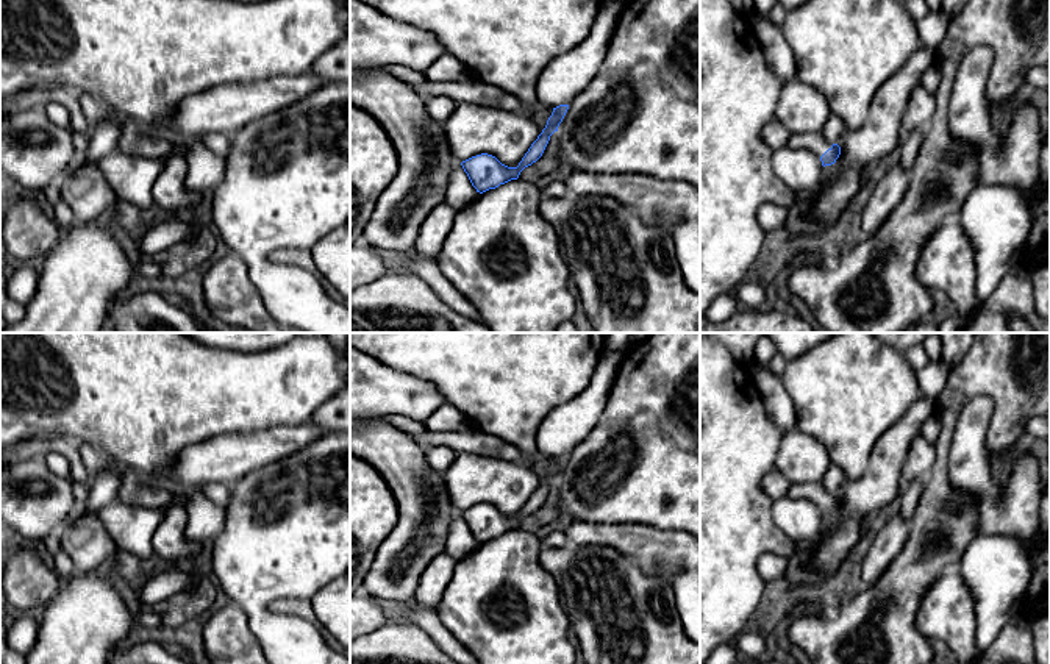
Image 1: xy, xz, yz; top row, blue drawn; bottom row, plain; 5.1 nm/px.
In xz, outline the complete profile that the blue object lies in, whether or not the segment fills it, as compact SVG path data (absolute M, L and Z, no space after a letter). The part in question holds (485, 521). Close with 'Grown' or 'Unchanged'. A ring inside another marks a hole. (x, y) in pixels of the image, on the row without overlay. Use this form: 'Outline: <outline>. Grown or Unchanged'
Outline: M559 455L553 458L553 462L547 470L545 478L538 486L538 489L531 494L531 497L528 498L528 502L525 503L525 506L522 508L517 517L508 517L502 514L495 506L488 503L481 503L462 511L461 516L467 523L472 536L477 539L477 542L483 544L511 530L517 530L525 517L531 516L542 506L550 491L550 486L555 481L558 481L558 477L562 472L567 459L569 455Z. Unchanged

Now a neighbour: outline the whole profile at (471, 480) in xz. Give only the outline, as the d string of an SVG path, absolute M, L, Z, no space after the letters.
M461 452L444 472L452 503L462 512L488 503L517 517L541 484L531 466Z

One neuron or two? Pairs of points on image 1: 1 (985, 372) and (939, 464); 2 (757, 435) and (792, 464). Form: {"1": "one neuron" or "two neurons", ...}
{"1": "one neuron", "2": "two neurons"}

